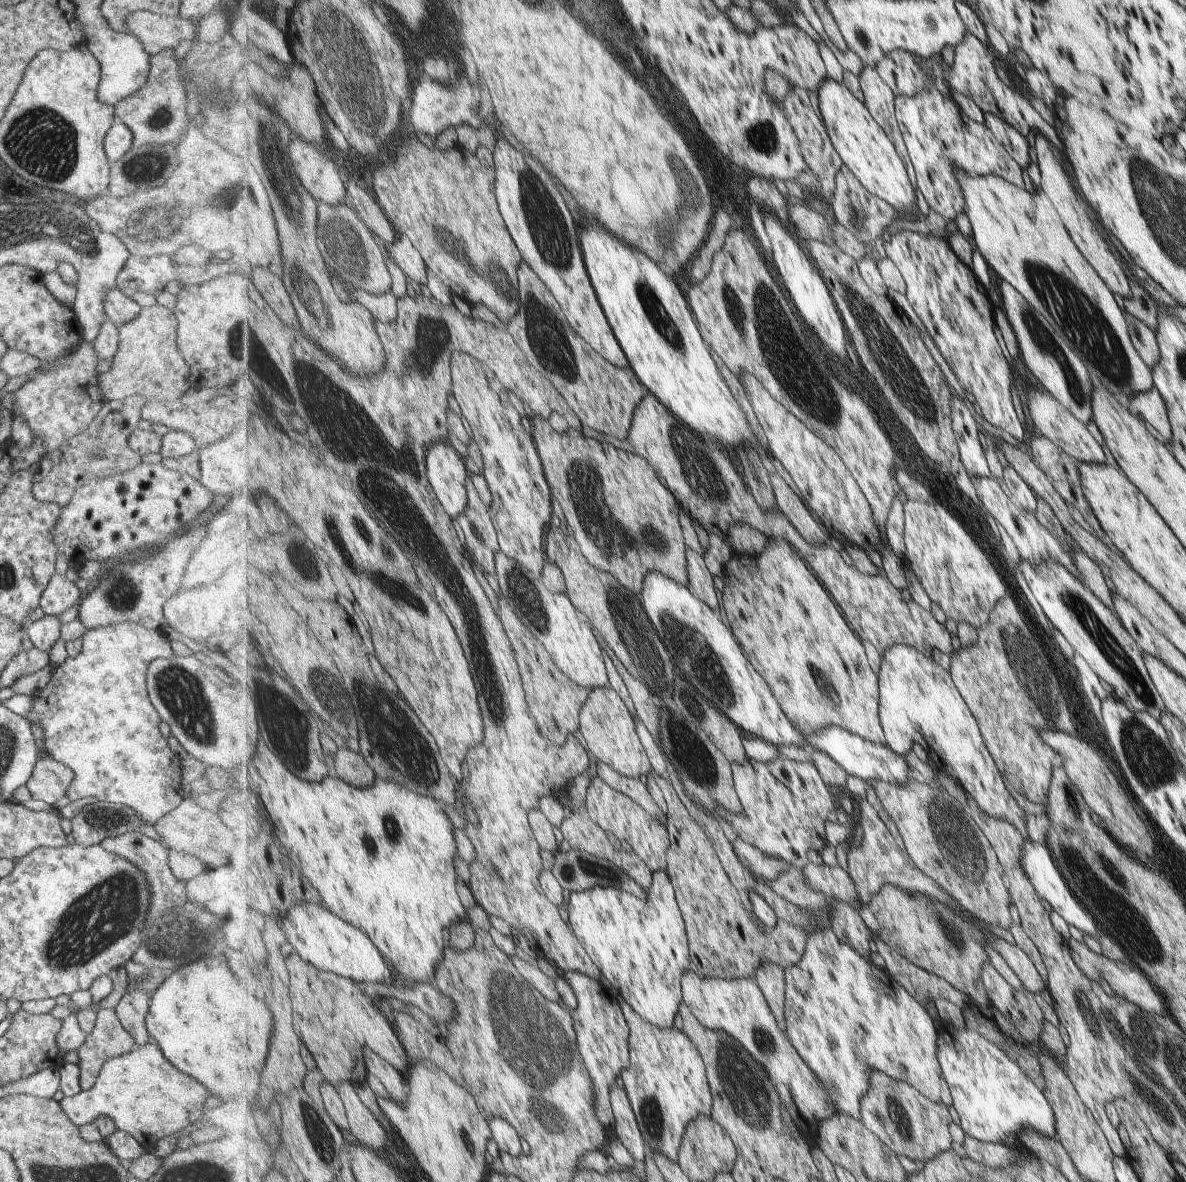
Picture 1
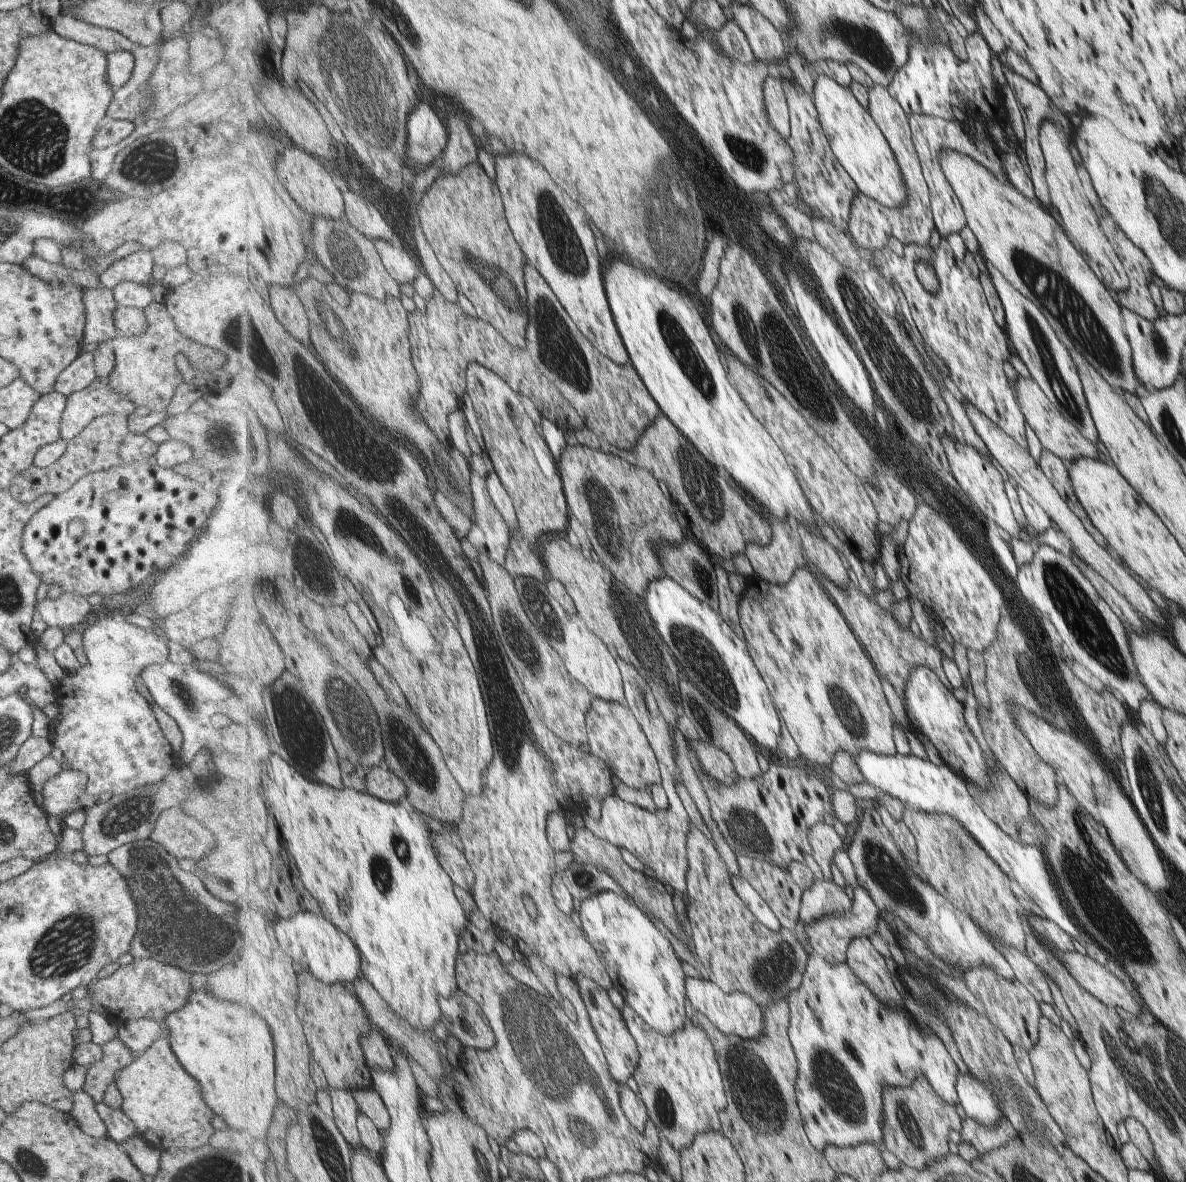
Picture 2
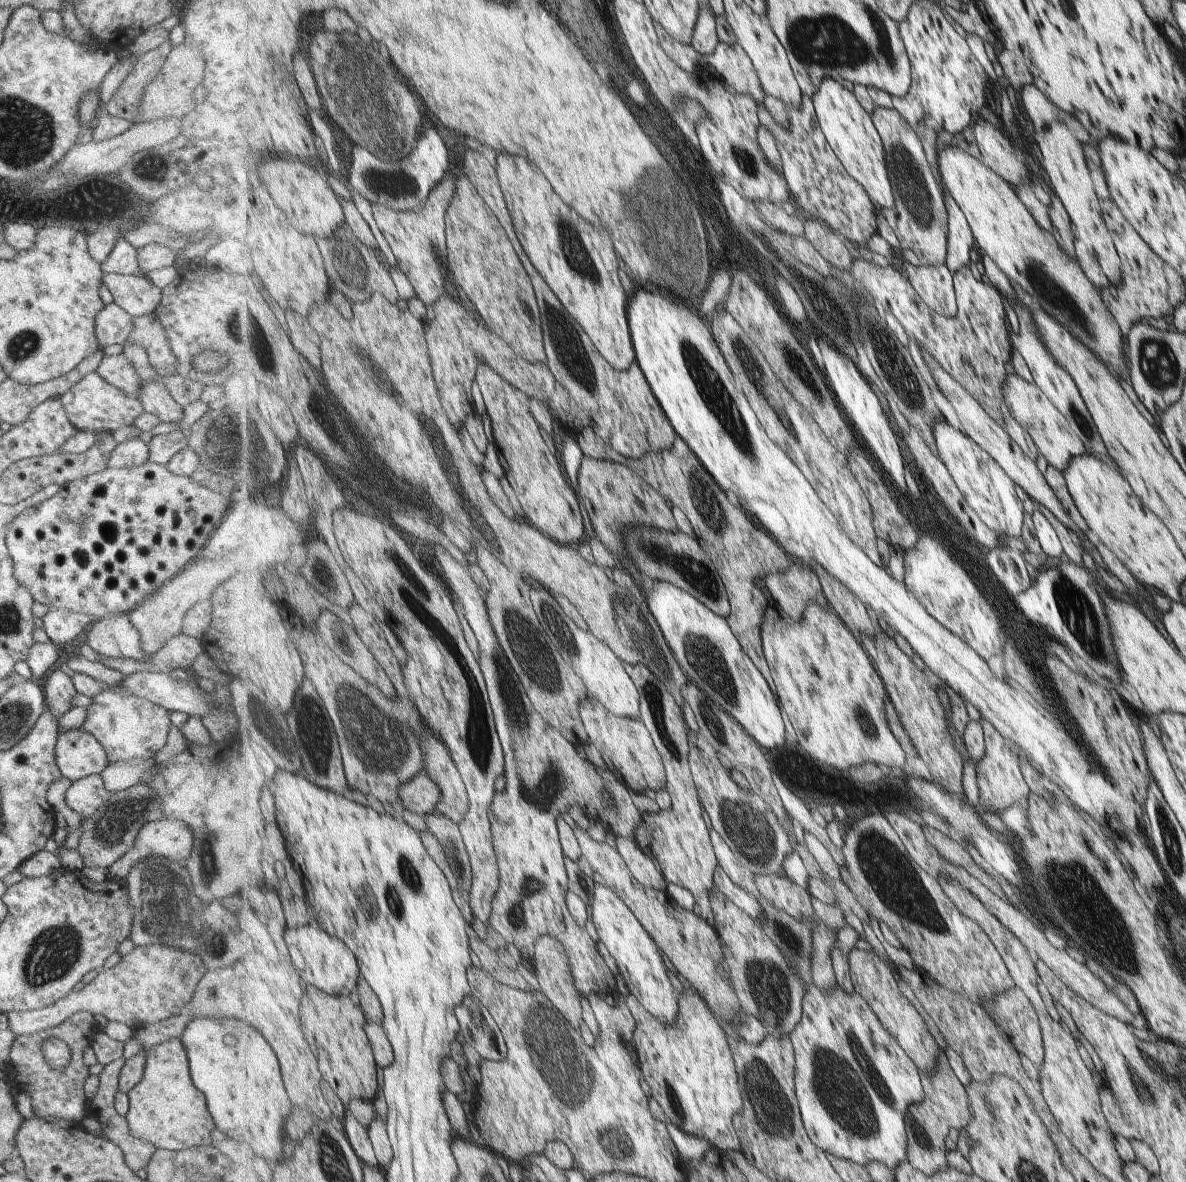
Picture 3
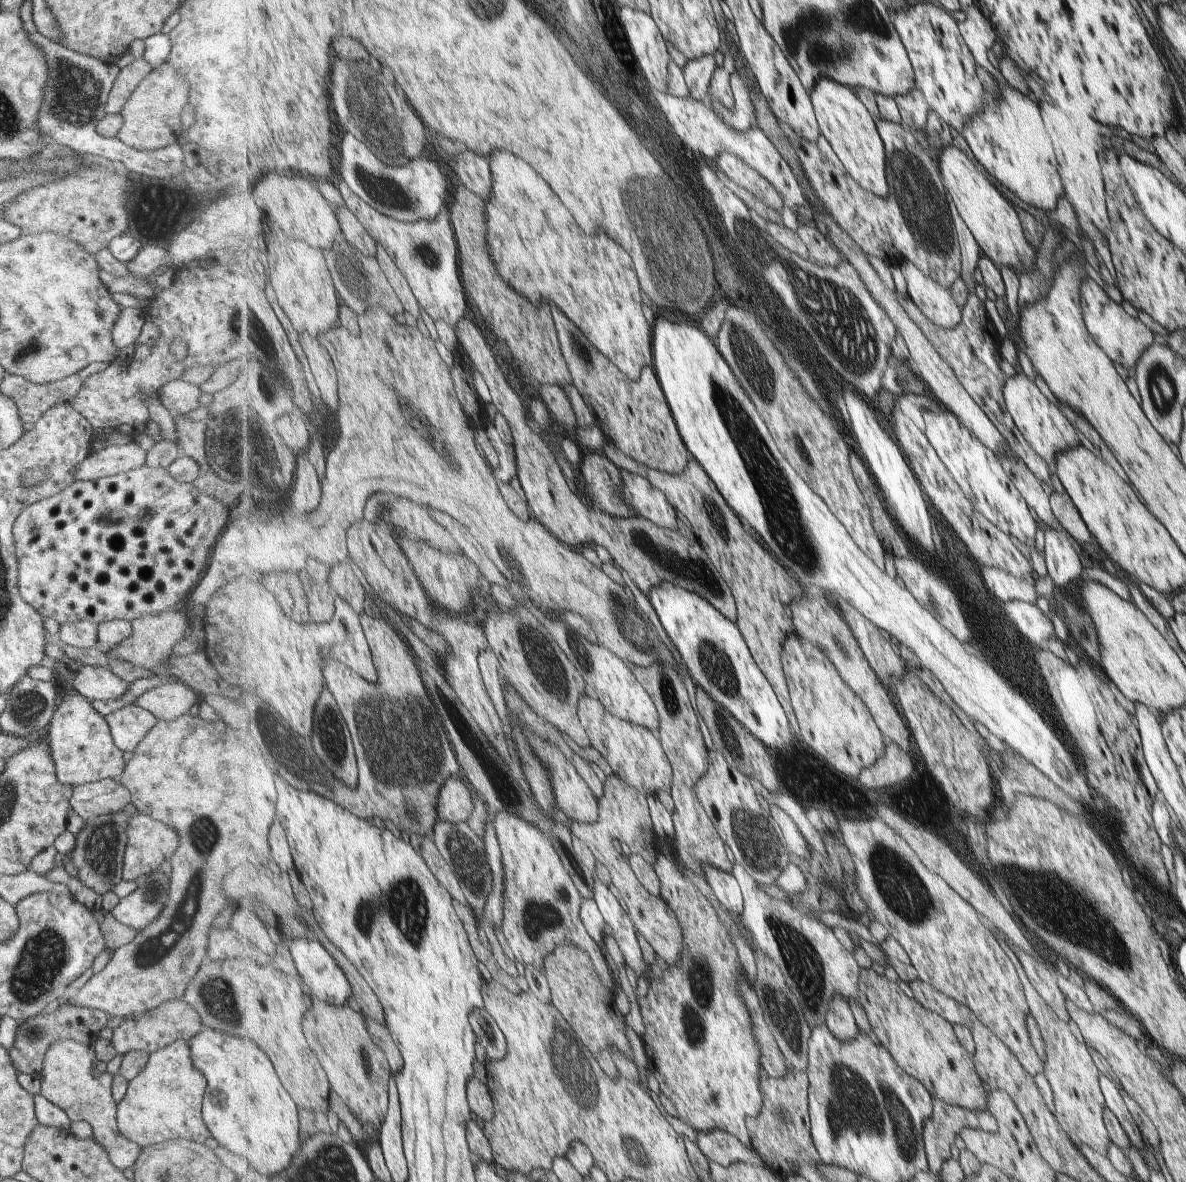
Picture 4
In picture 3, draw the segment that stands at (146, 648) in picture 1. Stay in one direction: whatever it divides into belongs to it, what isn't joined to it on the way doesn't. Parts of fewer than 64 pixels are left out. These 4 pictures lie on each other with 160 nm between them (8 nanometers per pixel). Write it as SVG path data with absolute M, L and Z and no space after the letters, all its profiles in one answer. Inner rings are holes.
M121 613L117 616L108 616L97 619L93 624L89 625L85 634L86 643L90 648L105 657L133 658L145 660L146 662L151 658L151 655L145 655L141 650L138 632L129 622L127 614ZM107 688L91 698L93 704L85 708L87 717L80 727L90 732L102 744L106 750L108 765L124 760L158 757L170 729L168 710L145 699L125 697L113 688Z

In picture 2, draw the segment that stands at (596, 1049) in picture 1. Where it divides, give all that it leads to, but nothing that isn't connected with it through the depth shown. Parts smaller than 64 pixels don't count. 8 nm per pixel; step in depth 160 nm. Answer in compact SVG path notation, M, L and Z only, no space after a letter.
M577 975L575 980L579 984L581 998L585 1002L585 1008L587 1008L589 1020L593 1024L593 1030L595 1030L601 1046L603 1046L603 1052L607 1054L609 1072L611 1072L613 1080L617 1080L620 1085L624 1085L639 1067L640 1054L635 1038L627 1027L619 1008L613 1004L608 991L601 984L584 975Z

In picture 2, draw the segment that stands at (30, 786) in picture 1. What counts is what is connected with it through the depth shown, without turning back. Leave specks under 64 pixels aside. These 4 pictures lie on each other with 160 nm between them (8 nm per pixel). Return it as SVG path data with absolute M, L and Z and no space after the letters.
M62 769L42 790L42 809L48 815L62 818L73 810L83 809L79 796L85 793L86 776L75 769Z

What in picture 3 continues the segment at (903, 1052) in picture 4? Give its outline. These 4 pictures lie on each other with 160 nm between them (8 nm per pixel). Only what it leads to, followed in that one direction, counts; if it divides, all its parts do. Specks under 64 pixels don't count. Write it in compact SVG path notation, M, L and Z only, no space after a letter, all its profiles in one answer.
M855 948L850 956L850 971L856 992L865 997L883 1026L905 1049L905 1054L914 1062L917 1072L929 1073L937 1062L938 1046L917 1010L901 995L892 969L873 951L864 952Z

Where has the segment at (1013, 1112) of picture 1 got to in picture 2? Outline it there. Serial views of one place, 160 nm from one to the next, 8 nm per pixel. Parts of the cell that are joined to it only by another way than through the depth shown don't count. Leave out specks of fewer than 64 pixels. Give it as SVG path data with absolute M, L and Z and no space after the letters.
M958 1072L956 1078L958 1103L970 1119L985 1126L993 1126L1002 1114L996 1100L997 1092L981 1084L972 1075L971 1077Z

